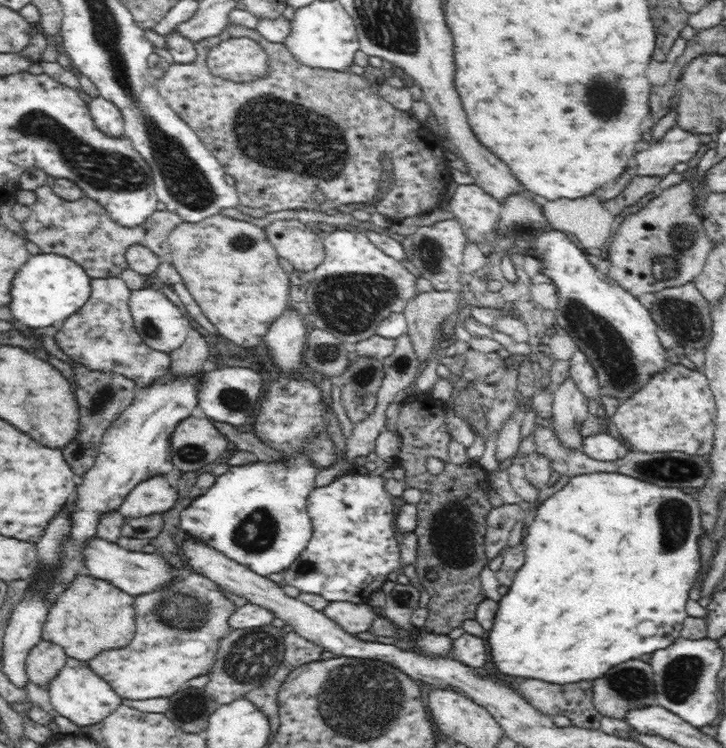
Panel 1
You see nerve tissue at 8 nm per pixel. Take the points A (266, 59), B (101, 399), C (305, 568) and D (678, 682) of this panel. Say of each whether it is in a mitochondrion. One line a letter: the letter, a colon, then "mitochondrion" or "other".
A: other
B: mitochondrion
C: mitochondrion
D: mitochondrion

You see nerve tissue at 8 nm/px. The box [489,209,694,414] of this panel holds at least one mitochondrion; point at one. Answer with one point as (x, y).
(613, 353)

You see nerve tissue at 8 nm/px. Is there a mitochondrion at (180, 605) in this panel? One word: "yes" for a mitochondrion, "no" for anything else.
yes

